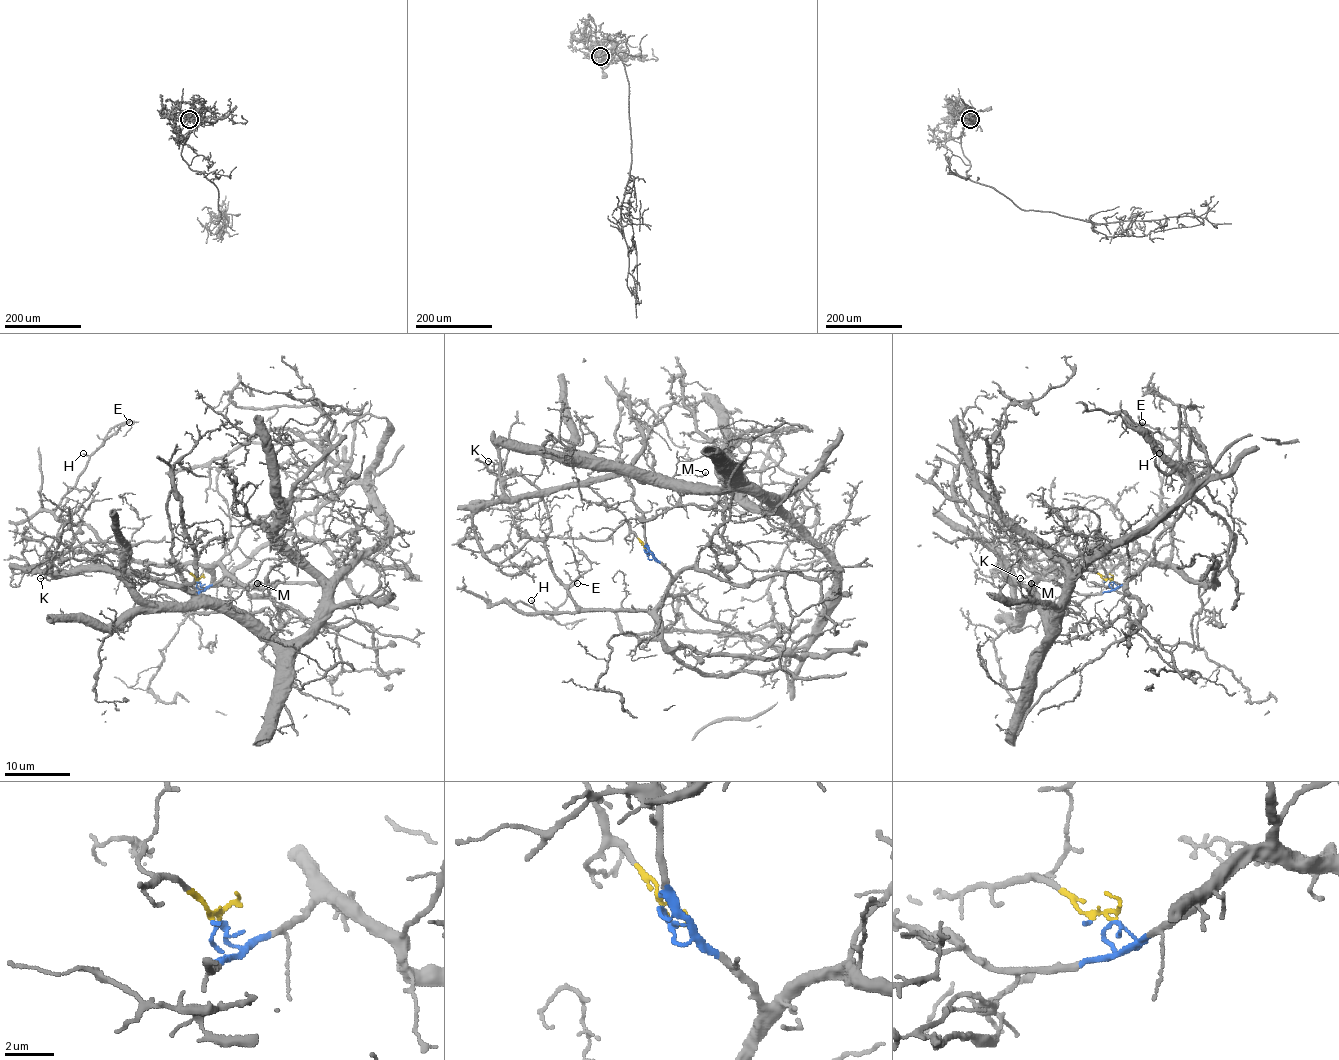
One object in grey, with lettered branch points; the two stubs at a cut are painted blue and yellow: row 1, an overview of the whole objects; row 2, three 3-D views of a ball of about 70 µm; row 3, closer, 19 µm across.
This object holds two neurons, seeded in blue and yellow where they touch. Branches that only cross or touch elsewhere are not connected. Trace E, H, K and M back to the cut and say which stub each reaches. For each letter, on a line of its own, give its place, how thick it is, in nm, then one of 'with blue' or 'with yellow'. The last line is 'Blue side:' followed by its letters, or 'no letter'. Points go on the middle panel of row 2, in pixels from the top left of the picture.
E: place (577, 583); calibre 190 nm; with blue
H: place (531, 600); calibre 130 nm; with blue
K: place (488, 461); calibre 140 nm; with yellow
M: place (705, 472); calibre 140 nm; with yellow
Blue side: E, H

